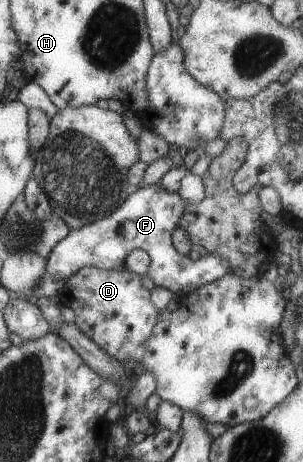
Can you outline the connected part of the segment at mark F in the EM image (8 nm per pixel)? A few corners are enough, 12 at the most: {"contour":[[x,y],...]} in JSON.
{"contour":[[159,182],[48,251],[33,296],[82,267],[118,269],[134,249],[177,299],[232,273],[171,243],[185,200]]}

